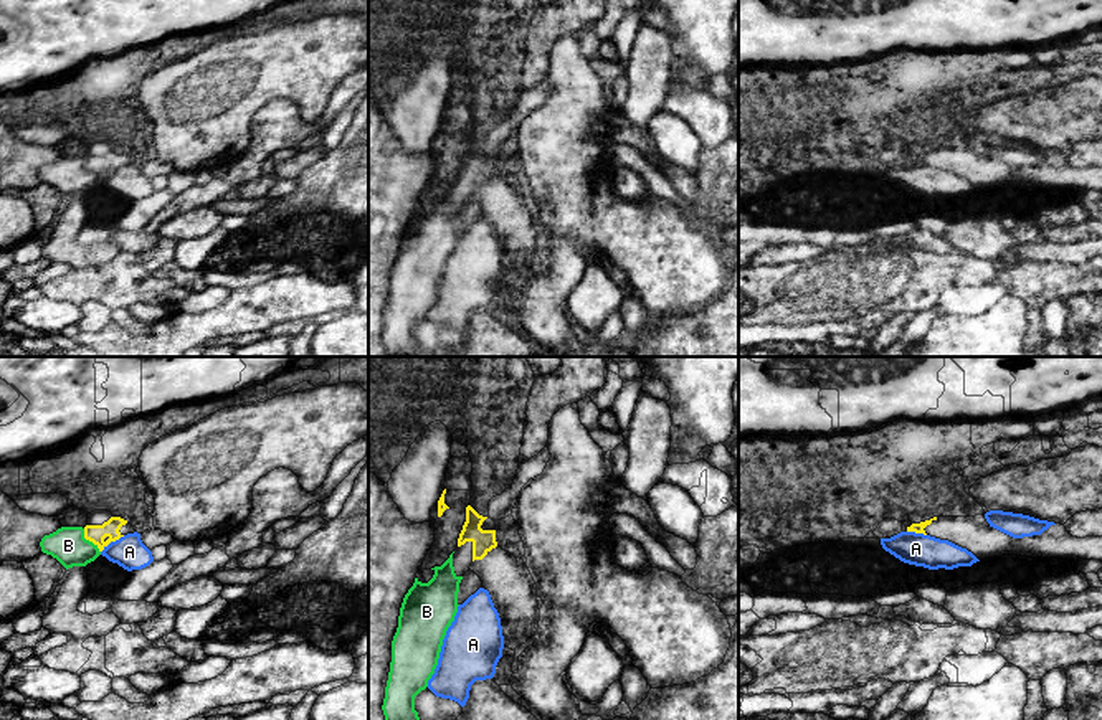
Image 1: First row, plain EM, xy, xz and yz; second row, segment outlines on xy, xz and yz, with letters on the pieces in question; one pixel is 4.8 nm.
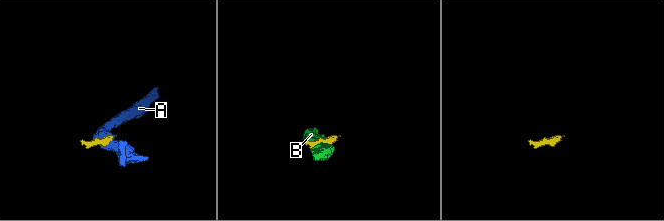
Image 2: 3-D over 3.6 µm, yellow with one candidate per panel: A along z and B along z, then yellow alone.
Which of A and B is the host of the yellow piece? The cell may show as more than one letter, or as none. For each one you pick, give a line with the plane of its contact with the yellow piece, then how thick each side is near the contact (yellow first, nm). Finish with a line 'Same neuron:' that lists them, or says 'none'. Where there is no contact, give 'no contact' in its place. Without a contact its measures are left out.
Same neuron: none

